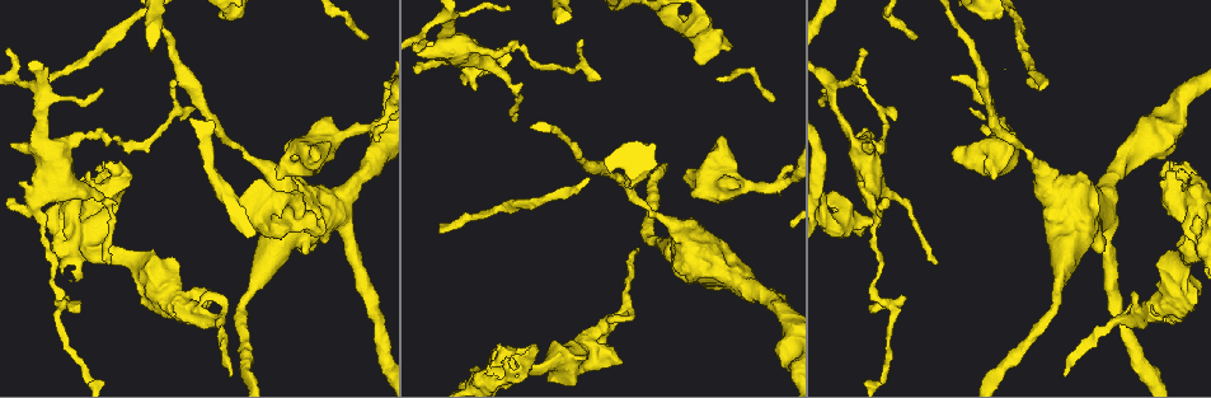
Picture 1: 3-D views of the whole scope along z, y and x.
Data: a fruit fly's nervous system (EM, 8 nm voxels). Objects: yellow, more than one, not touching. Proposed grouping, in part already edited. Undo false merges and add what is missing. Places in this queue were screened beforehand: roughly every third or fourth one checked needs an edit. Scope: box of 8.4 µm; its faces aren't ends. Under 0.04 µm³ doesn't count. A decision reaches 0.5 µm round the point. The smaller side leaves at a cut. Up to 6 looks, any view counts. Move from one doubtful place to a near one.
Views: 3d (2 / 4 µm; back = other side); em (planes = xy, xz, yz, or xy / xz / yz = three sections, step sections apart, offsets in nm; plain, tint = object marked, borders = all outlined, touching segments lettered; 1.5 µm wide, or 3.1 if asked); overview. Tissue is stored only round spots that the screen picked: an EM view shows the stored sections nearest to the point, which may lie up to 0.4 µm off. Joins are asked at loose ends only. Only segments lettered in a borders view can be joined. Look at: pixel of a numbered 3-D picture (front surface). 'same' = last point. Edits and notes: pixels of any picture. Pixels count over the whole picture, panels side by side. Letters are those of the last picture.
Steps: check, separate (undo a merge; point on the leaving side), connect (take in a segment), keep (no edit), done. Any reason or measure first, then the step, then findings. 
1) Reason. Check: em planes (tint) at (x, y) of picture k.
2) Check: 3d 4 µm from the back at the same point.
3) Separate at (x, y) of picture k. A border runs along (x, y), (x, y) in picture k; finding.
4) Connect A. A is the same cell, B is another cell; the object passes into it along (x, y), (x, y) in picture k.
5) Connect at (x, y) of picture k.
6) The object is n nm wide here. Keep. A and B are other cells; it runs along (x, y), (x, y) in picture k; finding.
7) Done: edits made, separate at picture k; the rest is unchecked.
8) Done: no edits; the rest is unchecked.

Check: 3d 4 µm at (581, 42) of picture 1.

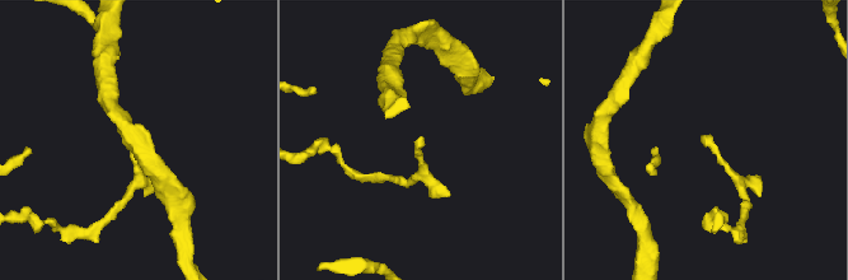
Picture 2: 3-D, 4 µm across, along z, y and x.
Shape alone is not enough. Check: em planes (borders) at (703, 138) of picture 2.

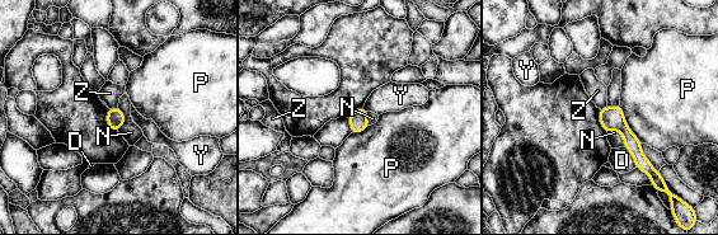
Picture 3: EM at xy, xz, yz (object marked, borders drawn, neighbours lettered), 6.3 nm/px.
Keep. D, N, P, Y and Z are other cells; a border runs along (606, 132), (616, 130), (624, 146) in picture 3; none of them fits.

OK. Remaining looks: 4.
Stops while still wide. Check: em planes (borders) at (683, 177) of picture 1.

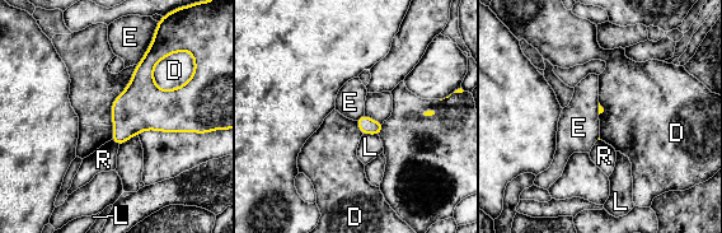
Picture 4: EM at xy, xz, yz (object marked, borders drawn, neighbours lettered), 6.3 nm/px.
Keep. D, E, L and R are other cells; a border runs along (136, 65), (112, 103), (111, 139) in picture 4; no lettered segment goes on from it.

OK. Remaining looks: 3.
An open end. Check: 3d 4 µm at (80, 307) of picture 1.

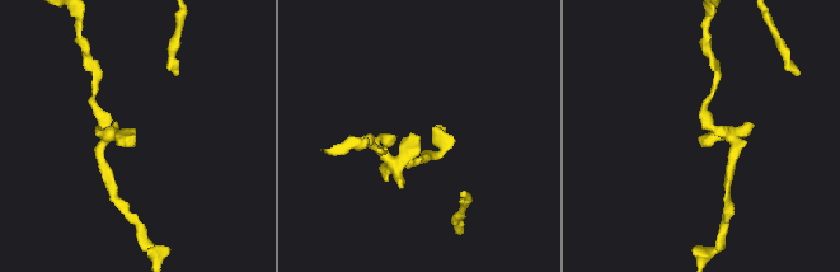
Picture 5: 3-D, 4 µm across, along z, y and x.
Check: em planes (borders) at (134, 134) of picture 5.

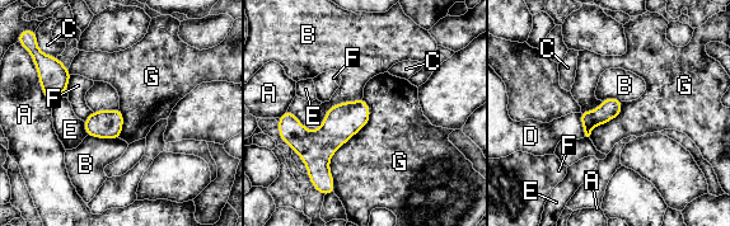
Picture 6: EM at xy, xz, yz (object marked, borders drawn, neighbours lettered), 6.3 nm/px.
Keep. A, B, C, D, E, F and G are other cells; a border runs along (364, 97), (333, 192) in picture 6; none of them fits.

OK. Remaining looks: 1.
Done: no edits; the rest is unchecked.

